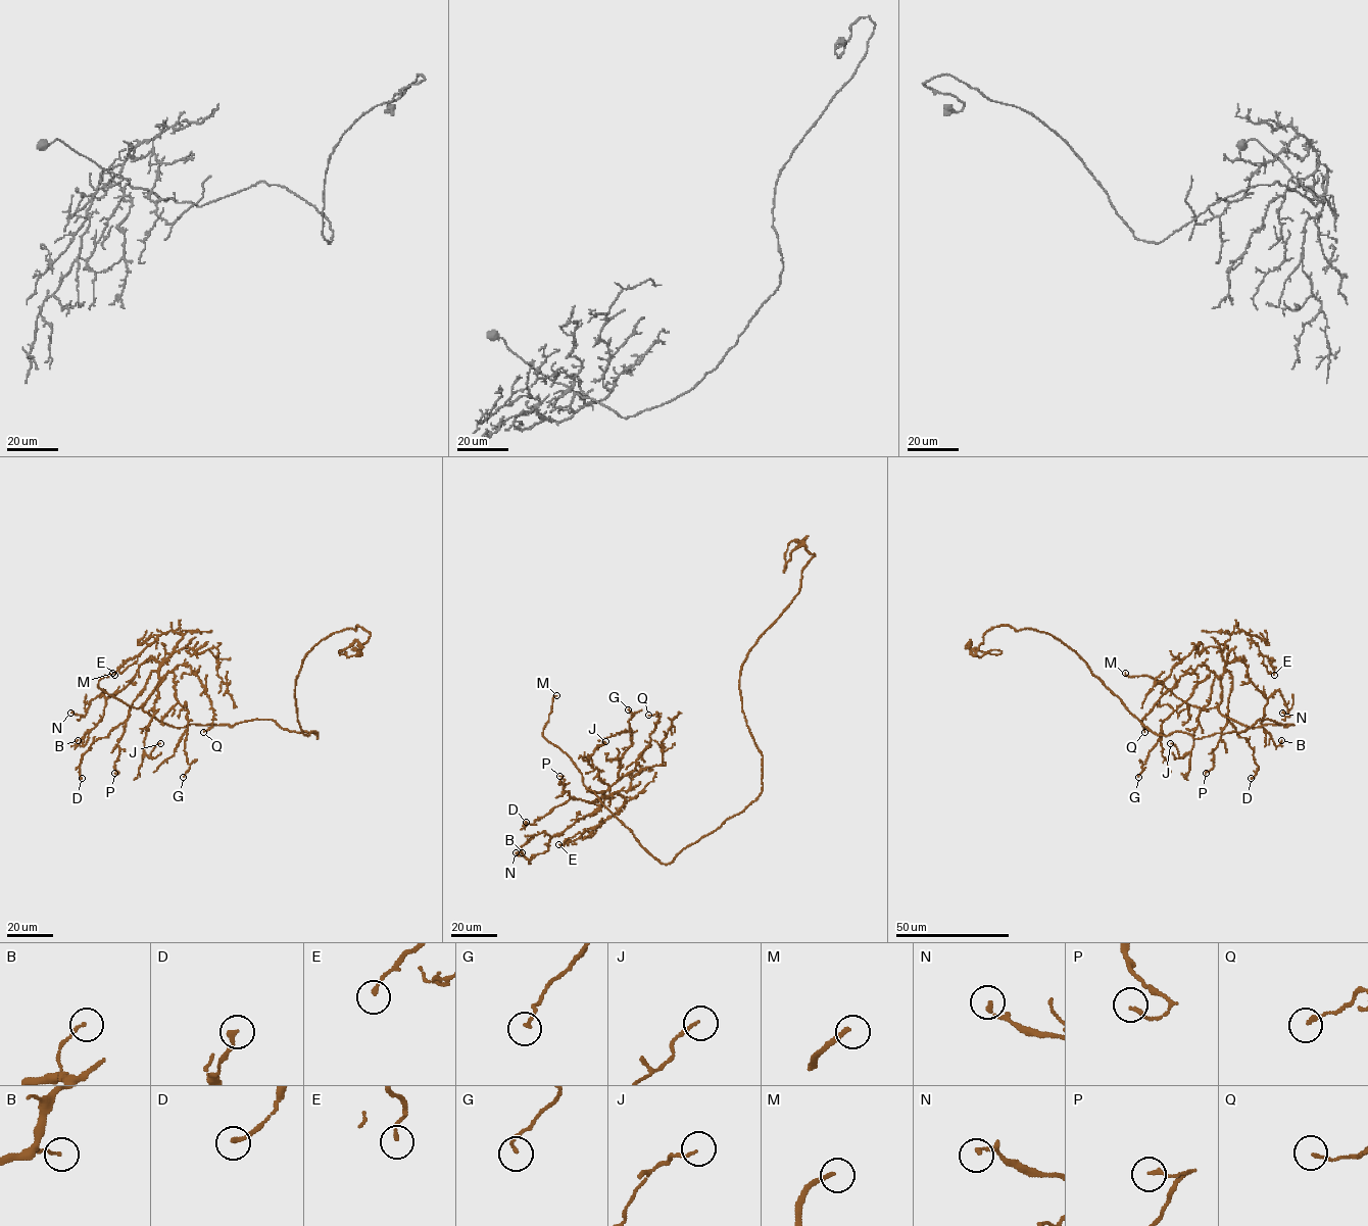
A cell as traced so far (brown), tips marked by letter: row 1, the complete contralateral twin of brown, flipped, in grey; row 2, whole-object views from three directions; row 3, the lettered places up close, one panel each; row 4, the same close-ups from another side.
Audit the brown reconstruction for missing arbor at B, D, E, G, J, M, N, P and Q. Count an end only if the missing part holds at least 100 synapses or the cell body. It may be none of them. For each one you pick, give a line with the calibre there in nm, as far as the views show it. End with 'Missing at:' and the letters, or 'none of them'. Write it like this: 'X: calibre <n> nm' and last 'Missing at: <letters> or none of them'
M: calibre 180 nm
Missing at: M

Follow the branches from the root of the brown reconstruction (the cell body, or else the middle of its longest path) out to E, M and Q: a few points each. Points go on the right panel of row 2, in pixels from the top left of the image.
E: (1227, 733), (1259, 720), (1293, 725), (1249, 728), (1219, 712), (1222, 652), (1230, 636), (1247, 633), (1274, 675)
M: (1227, 733), (1244, 731), (1259, 720), (1293, 725), (1249, 728), (1217, 706), (1188, 704), (1150, 676), (1125, 673)
Q: (1227, 733), (1259, 720), (1293, 725), (1249, 728), (1223, 716), (1221, 679), (1206, 665), (1160, 698), (1144, 732)

